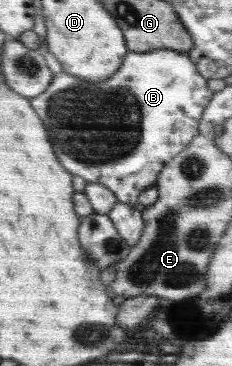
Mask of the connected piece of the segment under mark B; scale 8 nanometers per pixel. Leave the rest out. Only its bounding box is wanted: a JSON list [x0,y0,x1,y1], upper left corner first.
[30,51,216,205]

